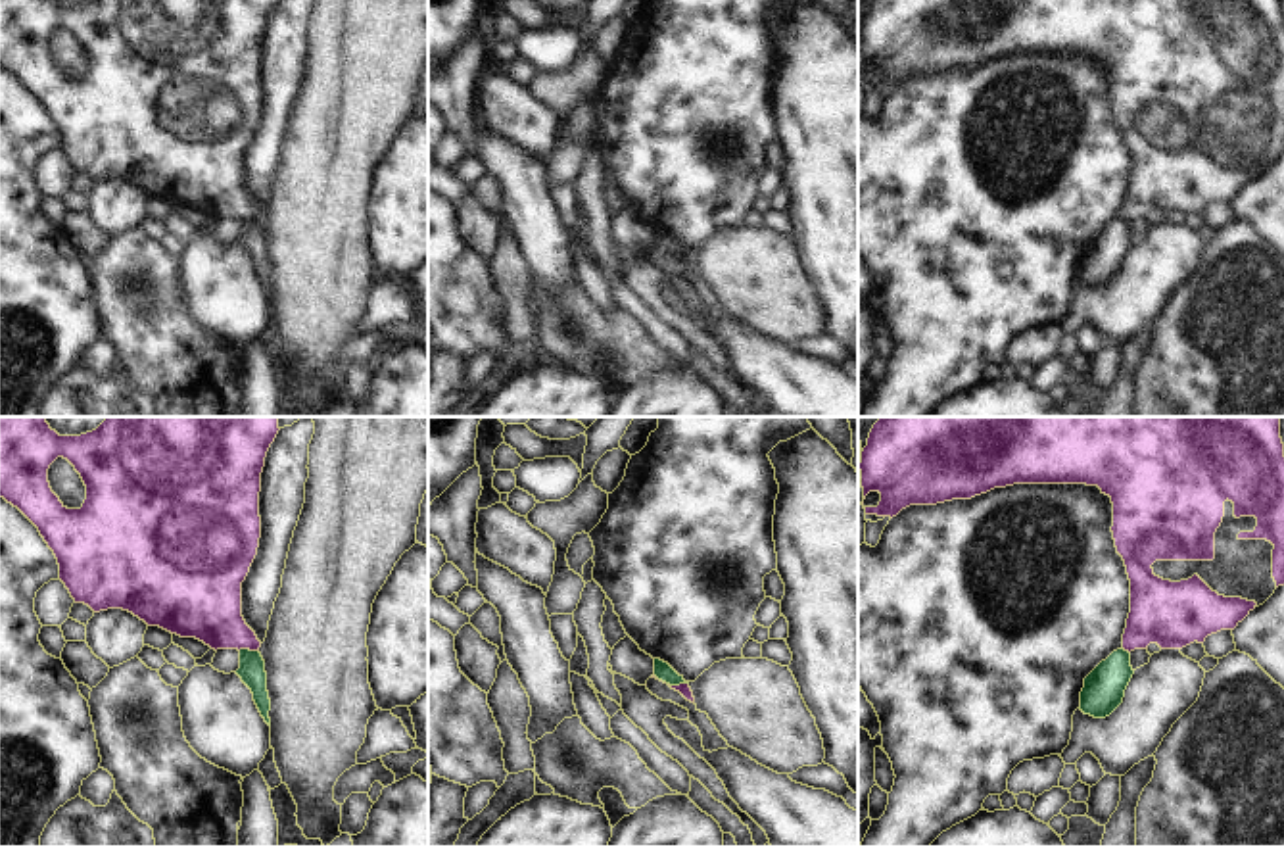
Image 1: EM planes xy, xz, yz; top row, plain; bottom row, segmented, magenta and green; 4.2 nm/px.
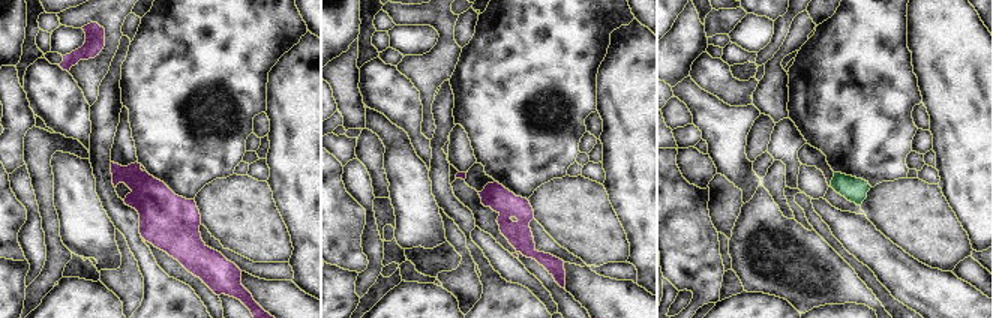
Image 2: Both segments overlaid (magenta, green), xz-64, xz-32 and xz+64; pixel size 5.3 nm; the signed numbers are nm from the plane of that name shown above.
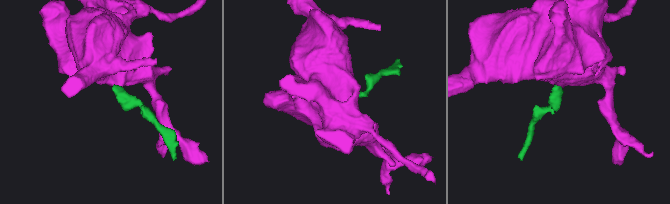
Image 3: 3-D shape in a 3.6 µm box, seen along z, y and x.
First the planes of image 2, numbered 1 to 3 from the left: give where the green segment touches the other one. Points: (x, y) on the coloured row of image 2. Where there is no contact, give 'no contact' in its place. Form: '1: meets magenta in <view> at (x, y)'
1: no contact
2: no contact
3: no contact

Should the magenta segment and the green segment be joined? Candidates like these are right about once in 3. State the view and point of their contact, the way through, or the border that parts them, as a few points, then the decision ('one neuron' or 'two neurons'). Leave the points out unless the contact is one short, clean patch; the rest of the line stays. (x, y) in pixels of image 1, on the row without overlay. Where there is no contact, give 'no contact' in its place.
contact xz (668, 254); border xz (653, 244), (670, 254), (688, 254); two neurons

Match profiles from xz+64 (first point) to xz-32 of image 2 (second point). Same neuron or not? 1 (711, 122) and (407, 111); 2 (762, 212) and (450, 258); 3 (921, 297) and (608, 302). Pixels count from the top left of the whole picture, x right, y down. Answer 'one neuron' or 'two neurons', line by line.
1: two neurons
2: one neuron
3: one neuron

